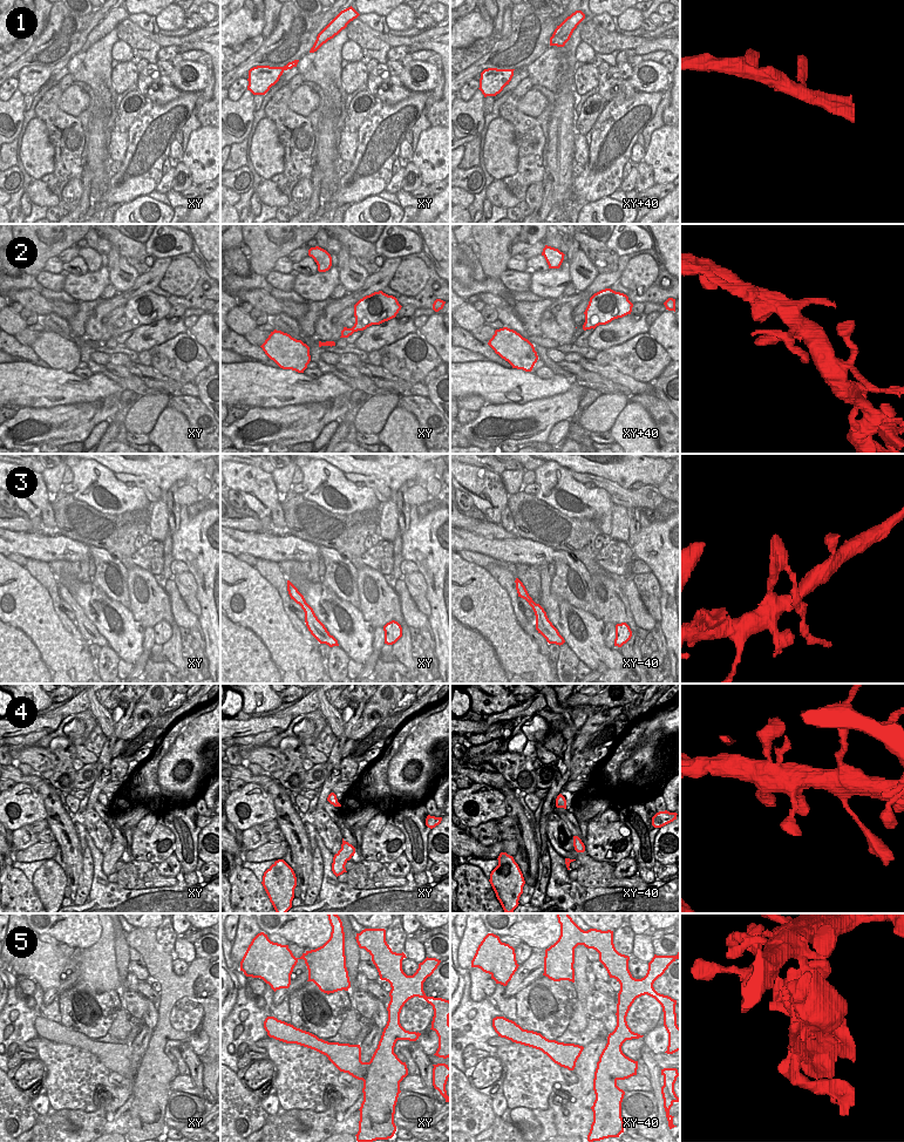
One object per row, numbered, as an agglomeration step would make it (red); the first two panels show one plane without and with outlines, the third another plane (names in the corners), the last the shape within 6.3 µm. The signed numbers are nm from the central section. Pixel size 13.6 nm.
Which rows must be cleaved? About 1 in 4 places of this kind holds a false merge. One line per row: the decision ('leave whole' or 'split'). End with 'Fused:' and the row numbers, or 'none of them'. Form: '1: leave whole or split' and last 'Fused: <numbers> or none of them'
1: leave whole
2: leave whole
3: split
4: leave whole
5: split
Fused: 3, 5

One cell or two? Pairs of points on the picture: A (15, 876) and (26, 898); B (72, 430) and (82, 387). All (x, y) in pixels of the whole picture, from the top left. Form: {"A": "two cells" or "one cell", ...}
{"A": "one cell", "B": "two cells"}

